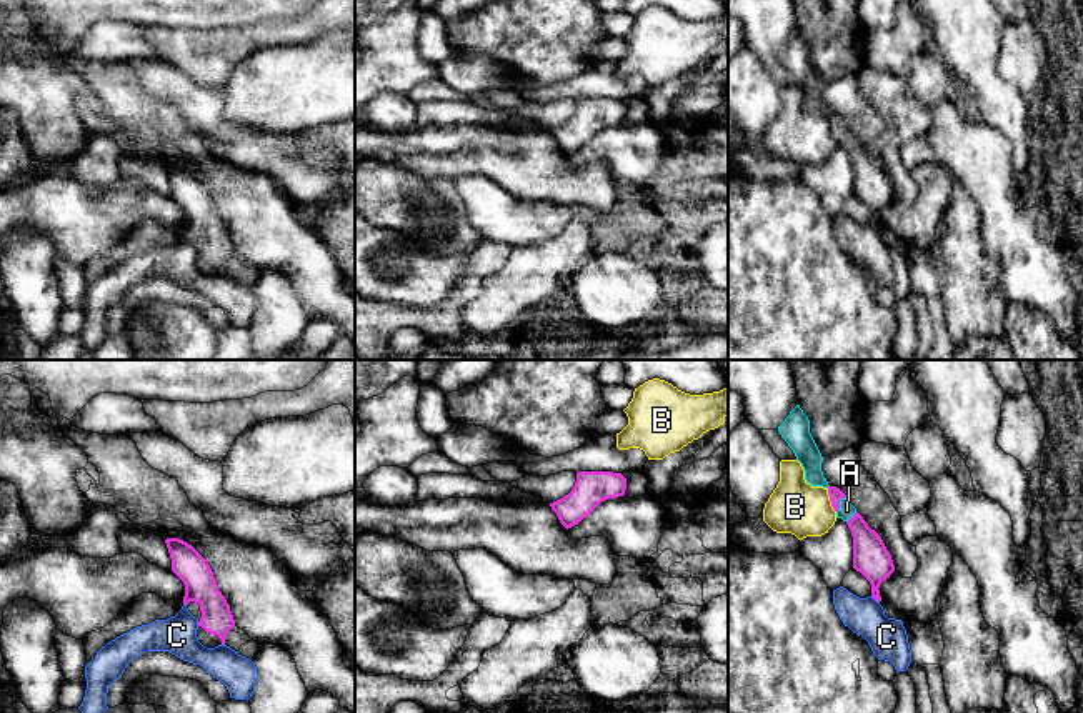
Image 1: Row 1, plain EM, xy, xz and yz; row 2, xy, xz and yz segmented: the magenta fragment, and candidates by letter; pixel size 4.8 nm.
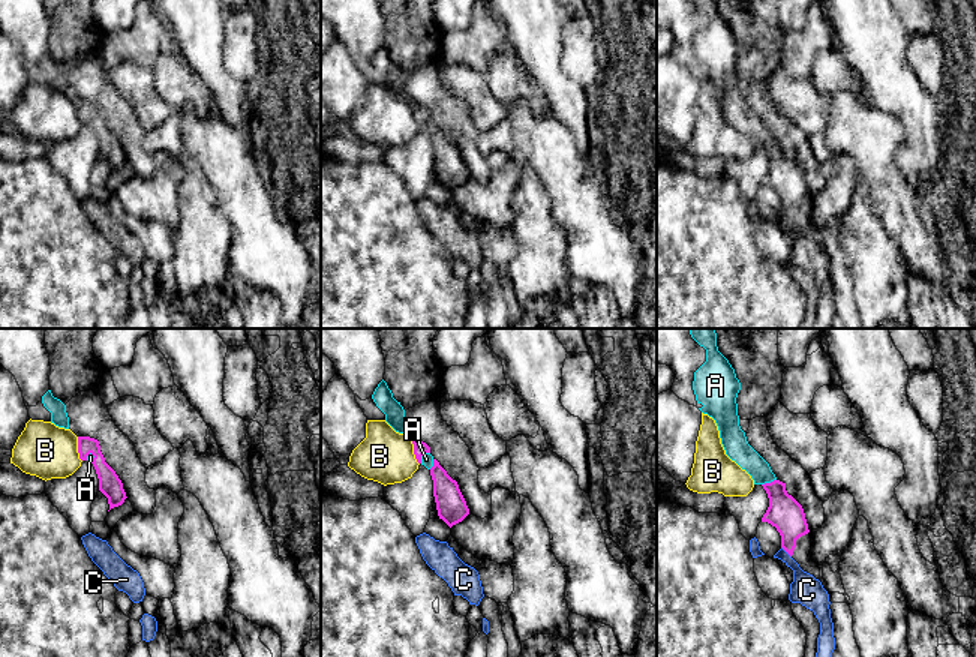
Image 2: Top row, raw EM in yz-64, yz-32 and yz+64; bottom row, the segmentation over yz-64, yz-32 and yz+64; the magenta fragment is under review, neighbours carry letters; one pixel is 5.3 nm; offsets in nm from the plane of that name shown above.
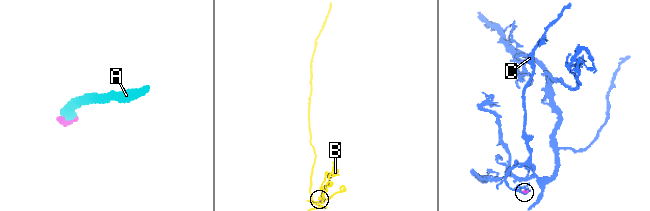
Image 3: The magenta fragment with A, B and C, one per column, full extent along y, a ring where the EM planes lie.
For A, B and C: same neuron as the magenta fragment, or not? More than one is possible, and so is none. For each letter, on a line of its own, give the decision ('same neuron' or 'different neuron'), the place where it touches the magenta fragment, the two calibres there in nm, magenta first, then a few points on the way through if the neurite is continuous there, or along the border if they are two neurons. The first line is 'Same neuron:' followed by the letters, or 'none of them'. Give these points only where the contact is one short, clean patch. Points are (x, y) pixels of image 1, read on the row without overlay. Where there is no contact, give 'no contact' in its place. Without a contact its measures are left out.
Same neuron: A
A: same neuron; meets magenta in yz at (838, 130); 70 nm thick on the magenta side, 80 nm on the other
B: different neuron; meets magenta in yz at (830, 127); 70 nm thick on the magenta side, 260 nm on the other
C: different neuron; meets magenta in yz at (875, 225); 180 nm thick on the magenta side, 190 nm on the other

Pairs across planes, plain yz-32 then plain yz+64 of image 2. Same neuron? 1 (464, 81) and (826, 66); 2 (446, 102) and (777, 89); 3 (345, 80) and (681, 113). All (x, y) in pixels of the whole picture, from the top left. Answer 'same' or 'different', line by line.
1: different
2: different
3: same

